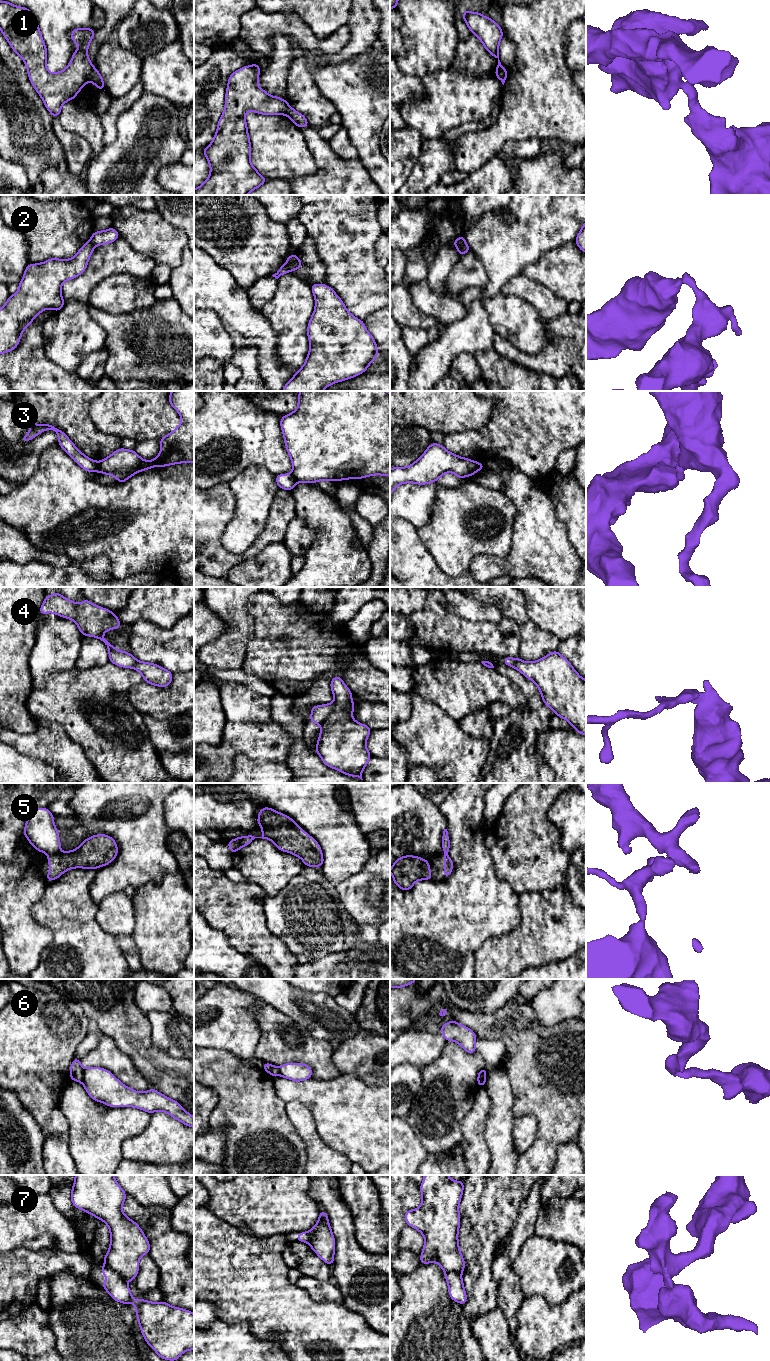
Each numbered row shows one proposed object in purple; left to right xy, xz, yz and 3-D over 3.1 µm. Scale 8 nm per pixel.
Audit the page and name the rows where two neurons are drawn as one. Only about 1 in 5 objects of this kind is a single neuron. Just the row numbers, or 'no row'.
1, 2, 3, 4, 5, 6, 7

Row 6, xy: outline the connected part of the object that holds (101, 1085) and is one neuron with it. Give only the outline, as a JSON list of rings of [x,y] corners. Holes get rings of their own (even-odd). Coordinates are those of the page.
[[[90,1067],[84,1069],[82,1084],[88,1095],[94,1101],[102,1102],[110,1107],[135,1107],[150,1114],[156,1111],[164,1111],[184,1125],[194,1128],[194,1117],[185,1111],[177,1101],[168,1098],[153,1088],[147,1092],[137,1092],[126,1087],[110,1071],[104,1068]]]

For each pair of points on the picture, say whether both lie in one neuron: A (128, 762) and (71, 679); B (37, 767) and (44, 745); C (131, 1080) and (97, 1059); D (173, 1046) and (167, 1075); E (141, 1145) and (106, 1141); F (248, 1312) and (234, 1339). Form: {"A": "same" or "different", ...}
{"A": "same", "B": "different", "C": "same", "D": "different", "E": "different", "F": "different"}

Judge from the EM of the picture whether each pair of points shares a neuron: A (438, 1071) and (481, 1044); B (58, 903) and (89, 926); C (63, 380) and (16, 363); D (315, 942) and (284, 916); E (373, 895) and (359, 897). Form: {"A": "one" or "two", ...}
{"A": "two", "B": "one", "C": "one", "D": "one", "E": "two"}

